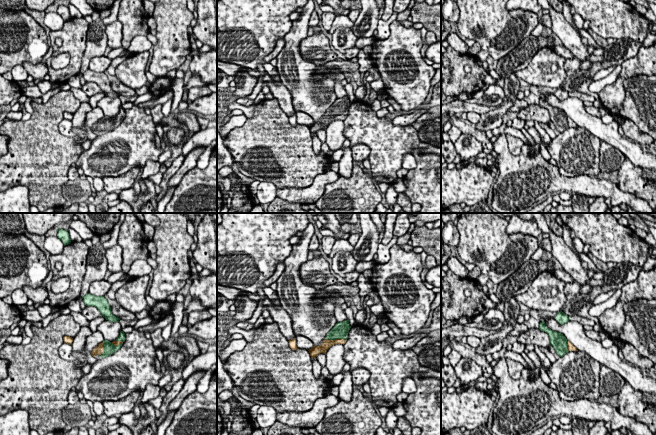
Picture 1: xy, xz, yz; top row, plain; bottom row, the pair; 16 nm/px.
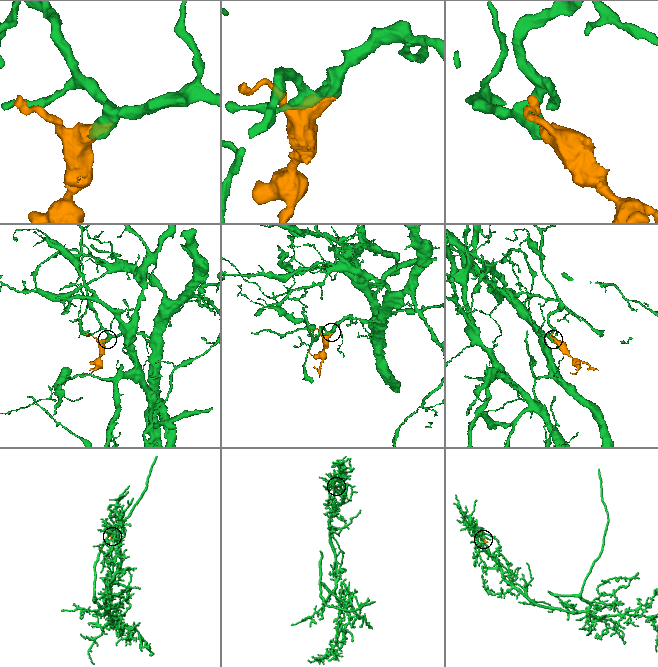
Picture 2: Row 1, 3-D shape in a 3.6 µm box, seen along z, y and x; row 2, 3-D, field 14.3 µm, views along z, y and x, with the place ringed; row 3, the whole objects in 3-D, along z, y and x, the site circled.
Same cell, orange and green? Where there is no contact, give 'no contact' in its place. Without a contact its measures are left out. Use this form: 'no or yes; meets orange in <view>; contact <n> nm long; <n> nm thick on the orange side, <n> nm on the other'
yes; meets orange in xz; contact 360 nm long; 140 nm thick on the orange side, 260 nm on the other

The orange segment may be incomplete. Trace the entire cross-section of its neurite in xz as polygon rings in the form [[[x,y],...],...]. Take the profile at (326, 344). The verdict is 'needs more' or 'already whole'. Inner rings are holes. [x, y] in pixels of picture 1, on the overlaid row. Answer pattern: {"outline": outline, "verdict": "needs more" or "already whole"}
{"outline": [[[349,320],[337,322],[335,326],[327,333],[323,343],[319,346],[314,345],[309,351],[311,358],[316,358],[320,353],[326,353],[326,351],[335,344],[345,344],[348,339],[348,332],[351,326]]], "verdict": "needs more"}

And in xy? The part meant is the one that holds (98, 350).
{"outline": [[[121,331],[119,337],[115,341],[110,342],[110,341],[104,340],[96,348],[93,349],[91,354],[93,357],[95,357],[96,355],[99,355],[101,358],[110,356],[121,348],[125,339],[126,339],[125,333]]], "verdict": "needs more"}

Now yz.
{"outline": [[[540,322],[539,329],[548,334],[550,345],[560,357],[564,356],[569,351],[578,351],[577,348],[569,342],[563,334],[551,330],[546,326],[545,322]]], "verdict": "needs more"}

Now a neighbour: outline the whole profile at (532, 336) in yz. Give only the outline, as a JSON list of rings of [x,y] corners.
[[[529,328],[526,332],[518,336],[518,342],[525,345],[536,344],[546,349],[550,346],[548,334],[541,331],[539,328]]]

